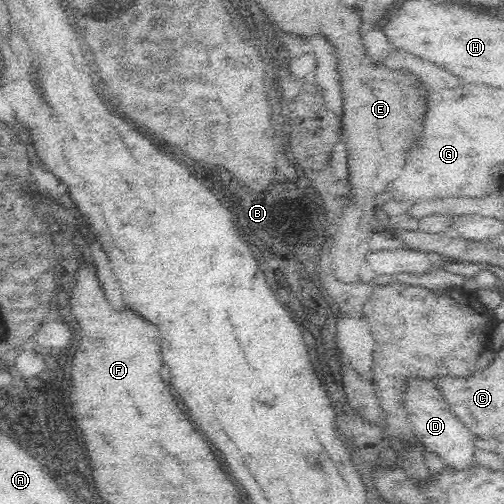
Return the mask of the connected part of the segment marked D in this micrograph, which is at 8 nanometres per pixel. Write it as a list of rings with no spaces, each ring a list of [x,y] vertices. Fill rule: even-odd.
[[[409,377],[405,382],[401,404],[406,407],[411,428],[426,453],[433,452],[442,459],[447,468],[454,470],[468,470],[474,466],[479,457],[475,447],[476,436],[456,418],[433,381]]]

